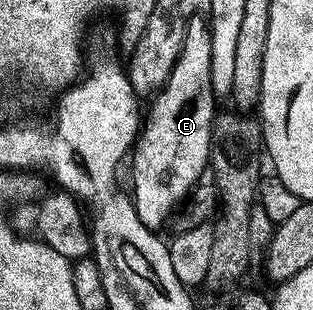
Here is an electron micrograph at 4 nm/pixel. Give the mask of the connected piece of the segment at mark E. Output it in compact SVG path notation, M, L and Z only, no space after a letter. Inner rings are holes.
M193 17L187 22L187 32L185 33L185 42L183 42L183 48L181 53L177 57L177 61L173 65L173 71L171 76L168 77L167 82L154 92L153 98L150 100L151 112L146 112L145 118L141 123L141 130L136 138L133 150L129 155L129 163L131 159L131 179L135 182L135 191L133 190L133 202L137 213L145 217L145 222L148 227L152 229L159 229L159 226L166 221L171 215L171 210L178 205L179 202L186 200L192 187L197 182L204 178L205 172L208 170L211 161L211 148L213 146L211 141L211 128L215 125L215 116L217 114L217 108L215 108L215 102L217 102L217 96L215 90L211 88L211 58L213 57L213 49L211 48L211 29L208 20L203 17Z

